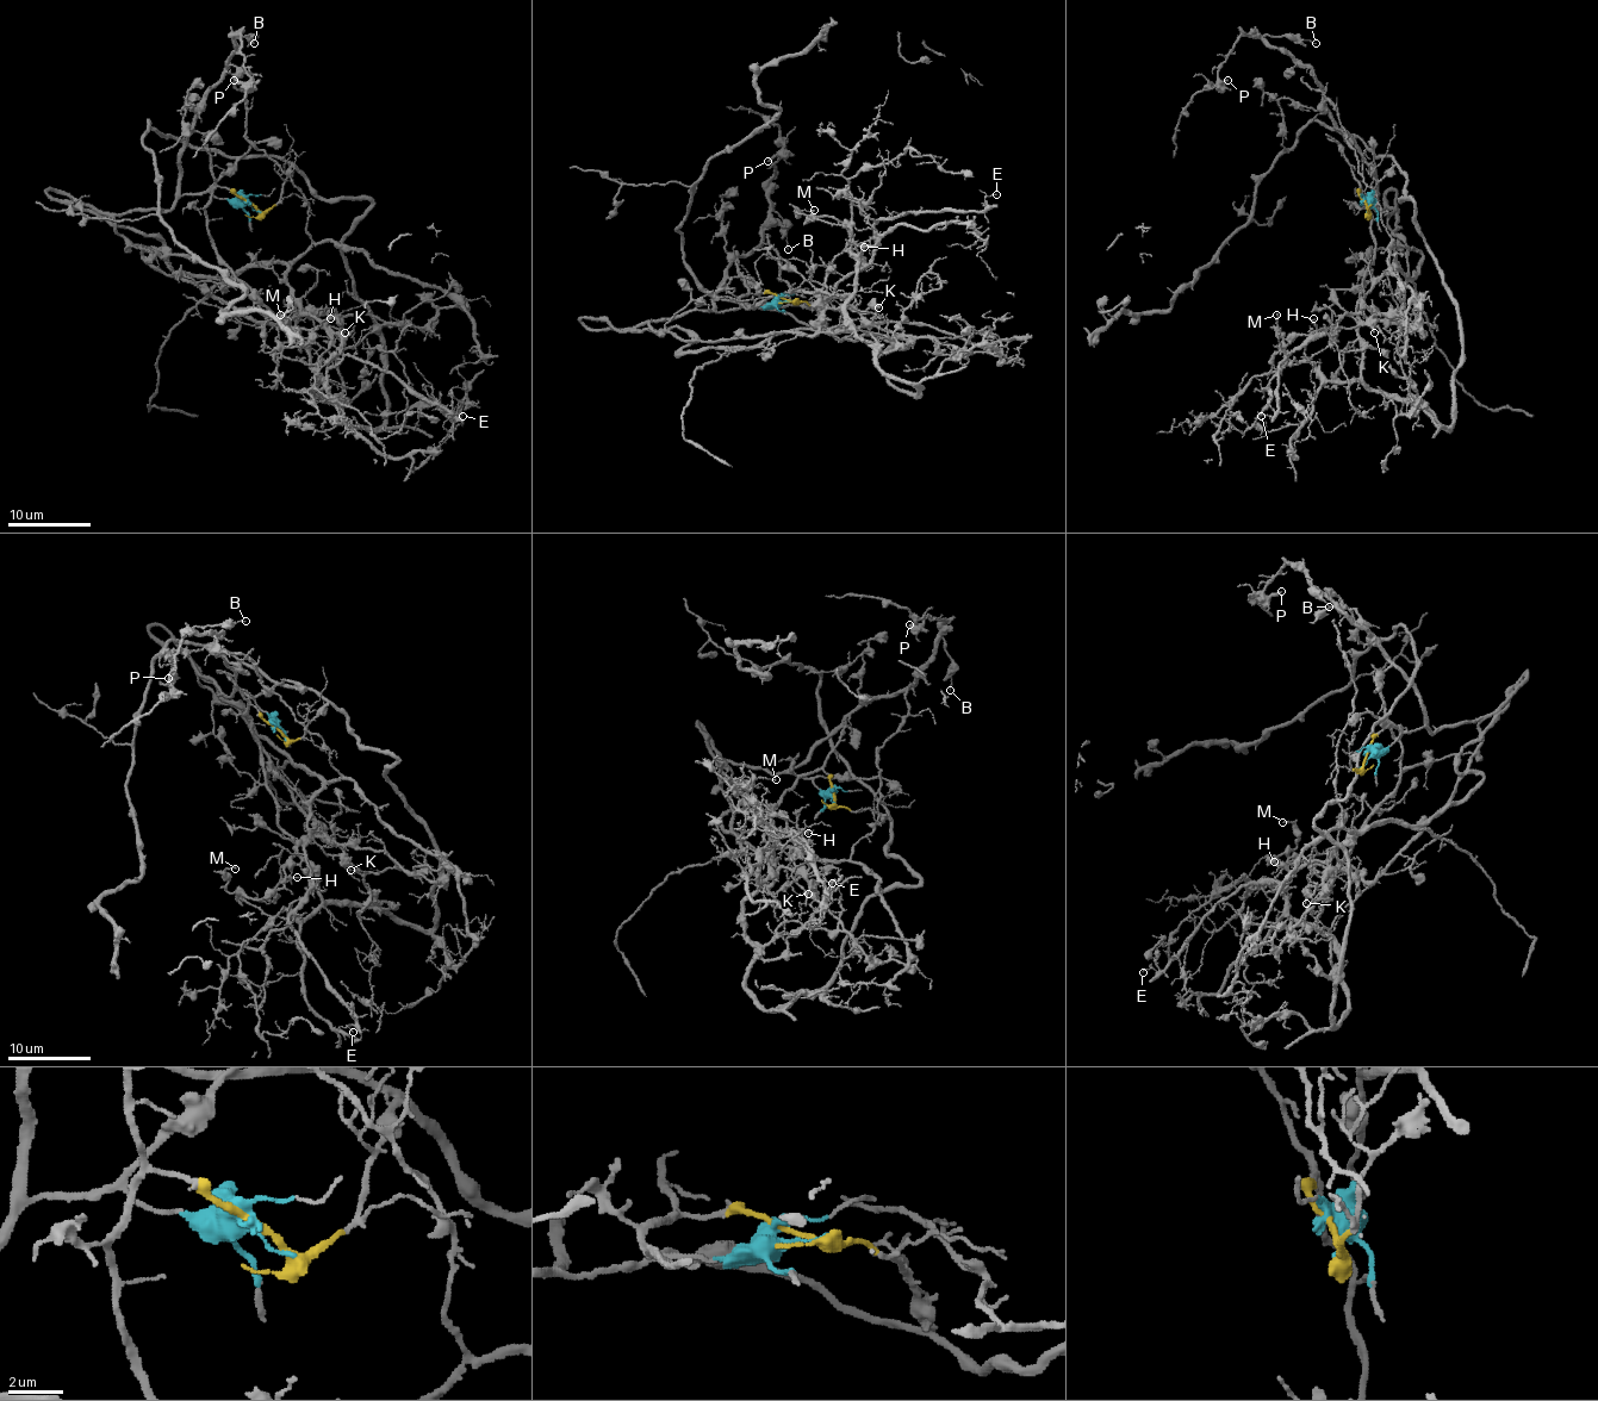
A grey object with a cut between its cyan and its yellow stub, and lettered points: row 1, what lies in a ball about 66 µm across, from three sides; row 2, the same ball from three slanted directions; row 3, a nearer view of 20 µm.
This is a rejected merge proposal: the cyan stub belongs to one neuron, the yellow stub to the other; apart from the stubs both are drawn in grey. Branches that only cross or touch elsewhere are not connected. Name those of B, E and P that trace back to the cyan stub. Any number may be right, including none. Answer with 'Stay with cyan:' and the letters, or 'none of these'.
Stay with cyan: B, E, P

